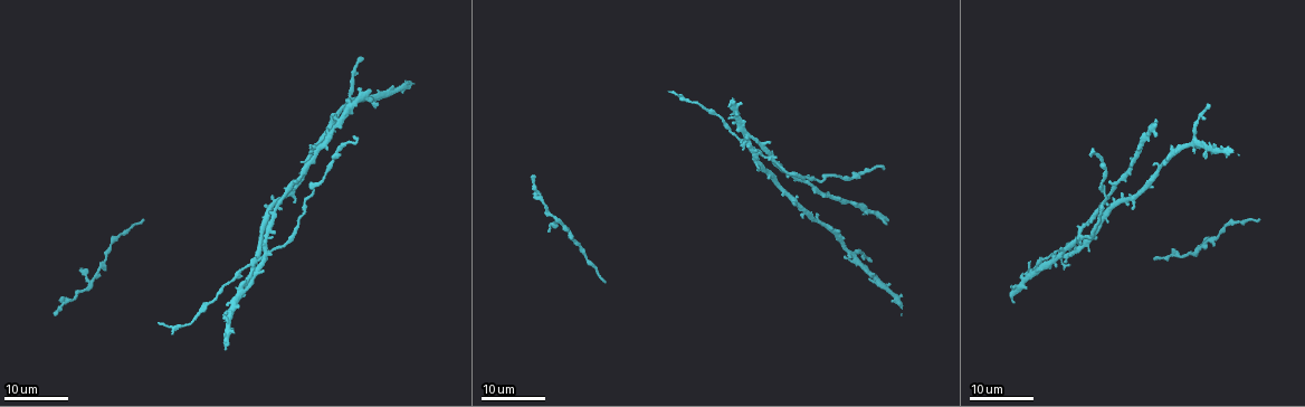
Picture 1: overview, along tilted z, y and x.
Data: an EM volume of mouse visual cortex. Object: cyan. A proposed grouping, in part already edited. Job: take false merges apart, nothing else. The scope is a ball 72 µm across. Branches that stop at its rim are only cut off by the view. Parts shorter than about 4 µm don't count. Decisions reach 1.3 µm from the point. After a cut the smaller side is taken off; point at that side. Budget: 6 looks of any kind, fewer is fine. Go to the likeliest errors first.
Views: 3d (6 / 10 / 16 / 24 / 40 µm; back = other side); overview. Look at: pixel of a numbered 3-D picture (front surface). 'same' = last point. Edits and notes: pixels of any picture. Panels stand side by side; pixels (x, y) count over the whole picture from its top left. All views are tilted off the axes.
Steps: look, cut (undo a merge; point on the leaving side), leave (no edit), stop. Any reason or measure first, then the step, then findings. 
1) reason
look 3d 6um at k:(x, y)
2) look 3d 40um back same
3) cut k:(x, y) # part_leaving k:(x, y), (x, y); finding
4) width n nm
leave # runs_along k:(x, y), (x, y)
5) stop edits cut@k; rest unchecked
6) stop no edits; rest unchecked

looks like a crossing
look 3d 16um at 1:(1080, 234)

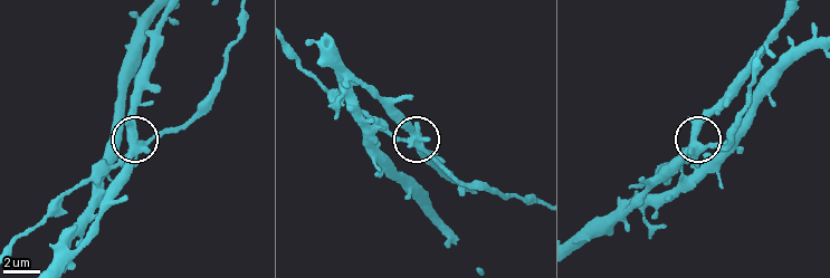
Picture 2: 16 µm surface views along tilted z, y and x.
zoom in
look 3d 6um at 2:(701, 145)

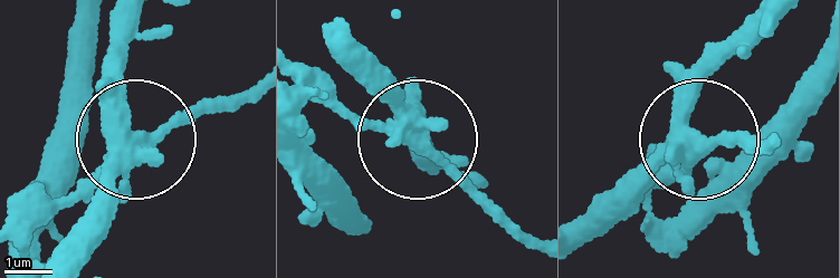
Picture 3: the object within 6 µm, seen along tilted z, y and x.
arms 4
leave # runs_along 3:(307, 77), (408, 133), (506, 220); one neuron here

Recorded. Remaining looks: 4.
look 3d 16um at 1:(1194, 136)

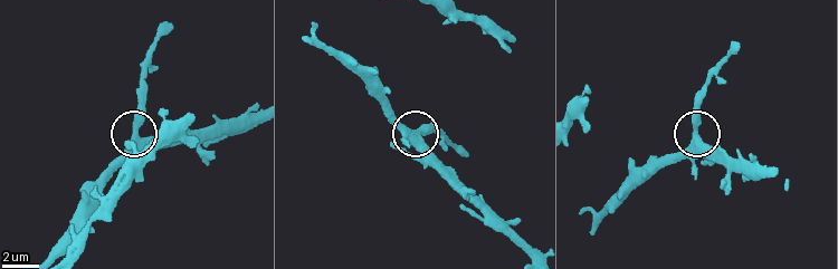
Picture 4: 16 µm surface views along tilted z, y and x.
look 3d 10um at 4:(695, 134)

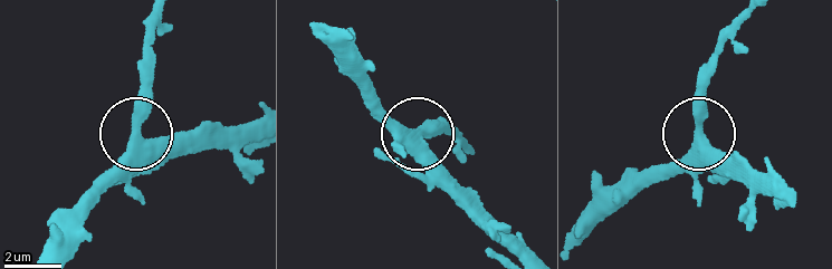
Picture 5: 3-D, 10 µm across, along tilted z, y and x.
look 3d 10um back at 5:(700, 138)

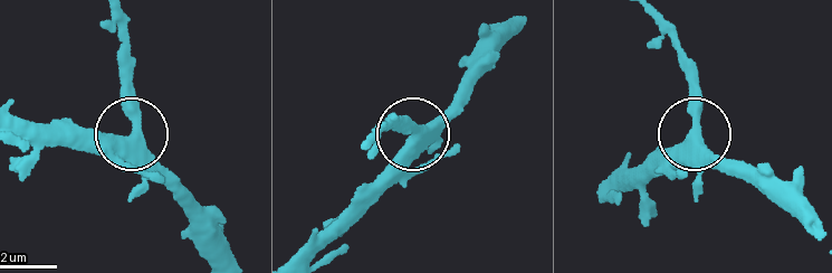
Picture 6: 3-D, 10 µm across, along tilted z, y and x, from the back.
leave # runs_along 6:(793, 214), (699, 142), (694, 64); all the same neuron

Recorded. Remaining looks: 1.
stop no edits; rest unchecked

